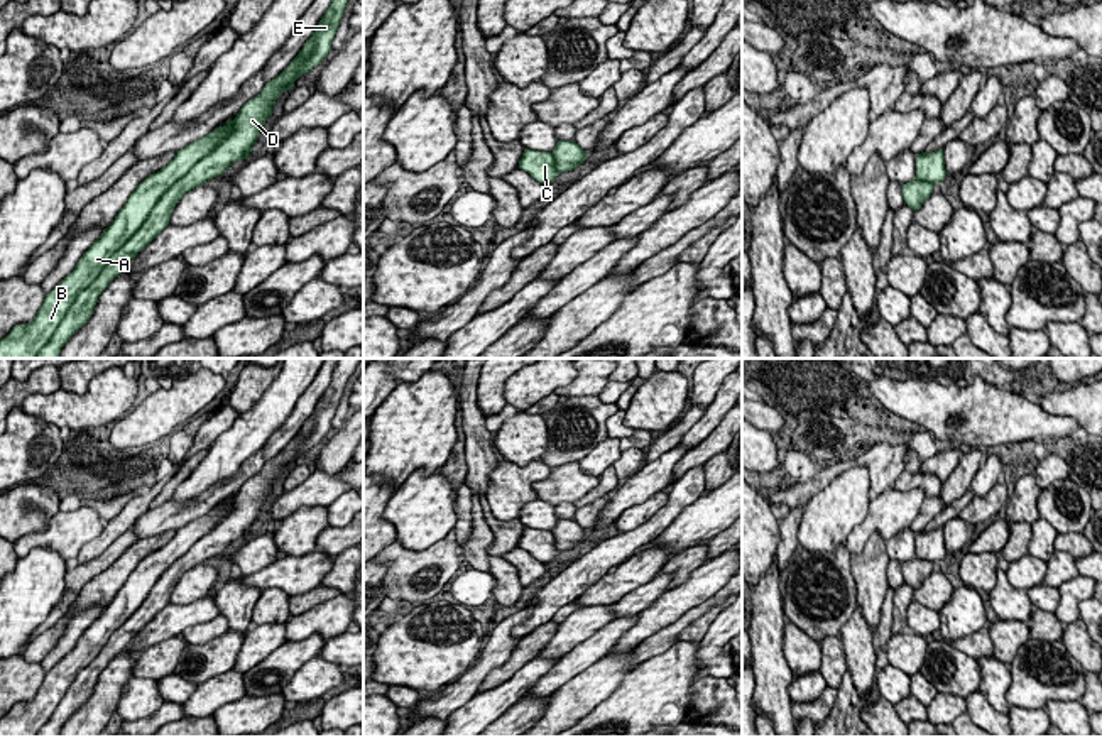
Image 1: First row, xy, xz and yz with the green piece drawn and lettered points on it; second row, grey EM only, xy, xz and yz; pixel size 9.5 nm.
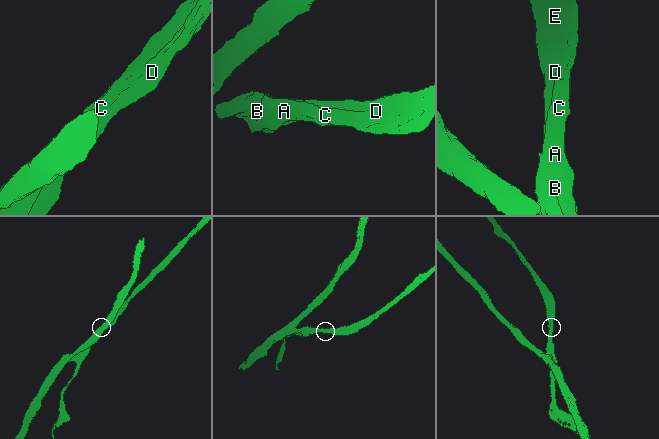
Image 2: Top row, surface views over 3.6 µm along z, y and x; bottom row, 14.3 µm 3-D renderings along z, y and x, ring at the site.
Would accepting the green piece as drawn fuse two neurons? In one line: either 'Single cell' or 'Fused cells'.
Fused cells

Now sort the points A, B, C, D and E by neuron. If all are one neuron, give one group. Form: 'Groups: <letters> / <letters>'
Groups: A B C E / D

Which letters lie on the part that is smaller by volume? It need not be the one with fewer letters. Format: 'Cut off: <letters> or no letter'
Cut off: D

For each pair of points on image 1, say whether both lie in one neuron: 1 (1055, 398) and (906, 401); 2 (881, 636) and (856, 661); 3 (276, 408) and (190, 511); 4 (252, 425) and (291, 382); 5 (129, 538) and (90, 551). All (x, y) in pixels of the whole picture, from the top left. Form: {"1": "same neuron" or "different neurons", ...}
{"1": "different neurons", "2": "different neurons", "3": "different neurons", "4": "same neuron", "5": "different neurons"}

